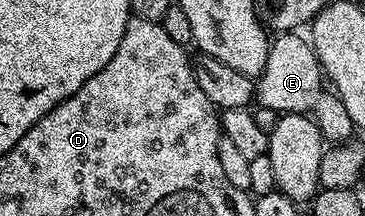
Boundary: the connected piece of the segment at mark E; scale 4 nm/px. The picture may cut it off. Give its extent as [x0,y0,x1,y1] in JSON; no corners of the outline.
[255,32,348,142]

